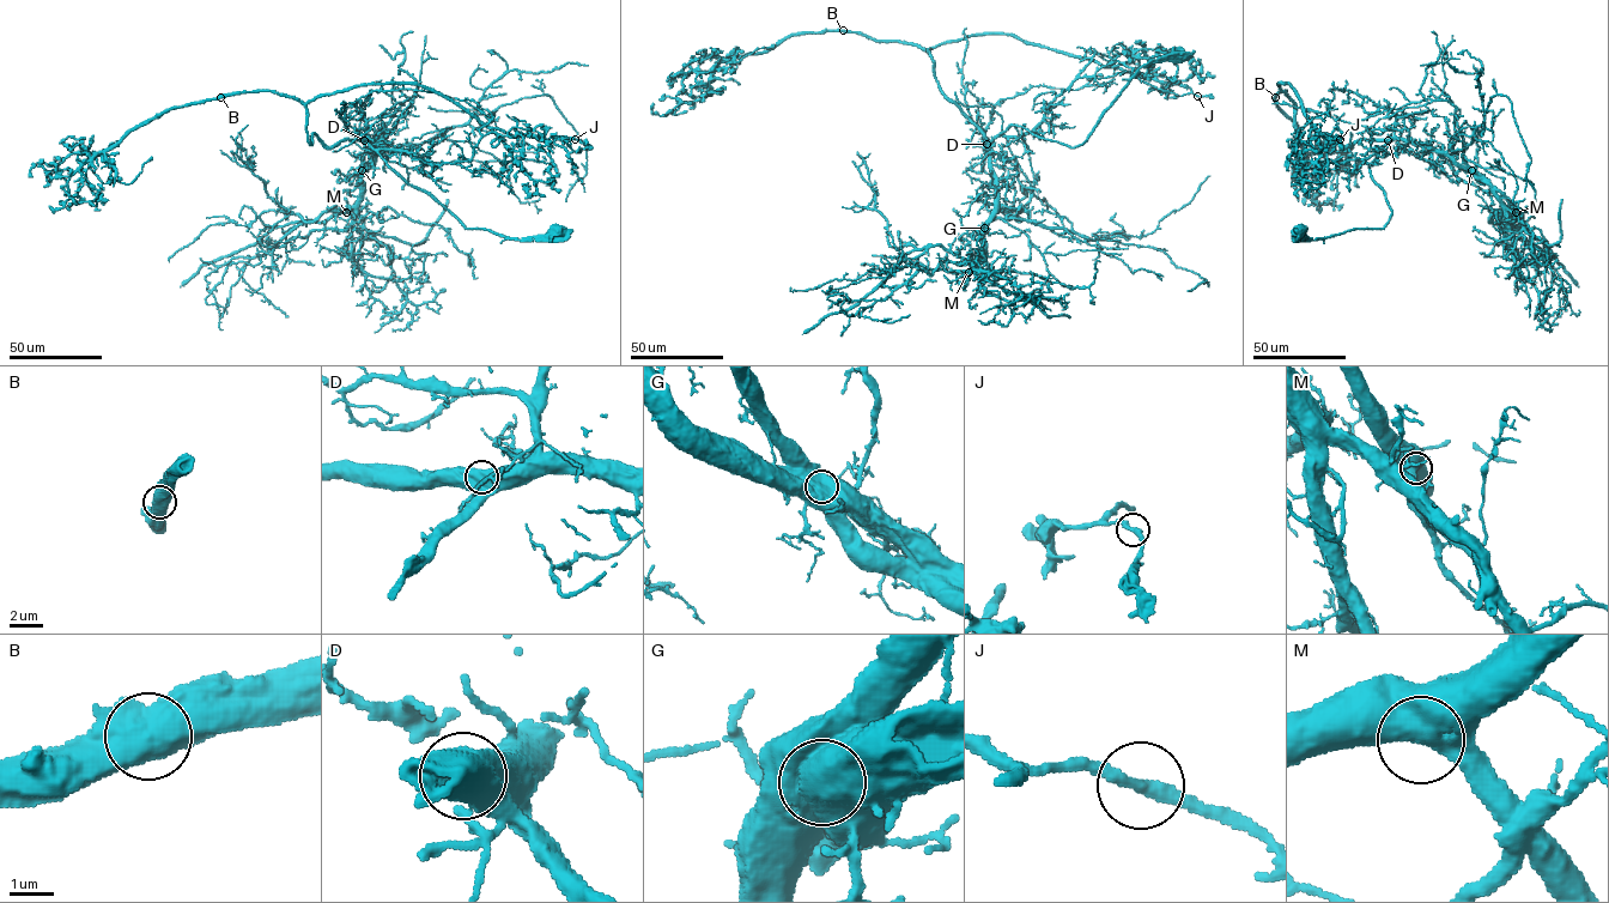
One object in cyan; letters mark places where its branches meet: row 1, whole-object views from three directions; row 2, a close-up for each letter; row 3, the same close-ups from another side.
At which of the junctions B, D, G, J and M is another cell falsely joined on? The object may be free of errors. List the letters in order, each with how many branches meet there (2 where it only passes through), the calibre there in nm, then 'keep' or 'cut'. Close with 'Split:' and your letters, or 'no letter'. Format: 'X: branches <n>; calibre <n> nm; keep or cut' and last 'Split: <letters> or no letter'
B: branches 2; calibre 800 nm; keep
D: branches 1; calibre 750 nm; keep
G: branches 1; calibre 1300 nm; cut
J: branches 2; calibre 320 nm; keep
M: branches 1; calibre 900 nm; keep
Split: G

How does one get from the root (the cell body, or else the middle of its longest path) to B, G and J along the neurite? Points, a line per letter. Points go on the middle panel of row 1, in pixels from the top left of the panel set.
B: (1179, 54), (1142, 66), (1081, 144), (1068, 146), (1014, 125), (989, 143), (942, 91), (928, 50), (842, 31)
G: (1179, 54), (1142, 66), (1076, 146), (1020, 126), (1000, 133), (989, 144), (995, 208), (984, 228)
J: (1179, 54), (1142, 66), (1068, 146), (1014, 125), (989, 143), (928, 52), (1009, 34), (1197, 96)

